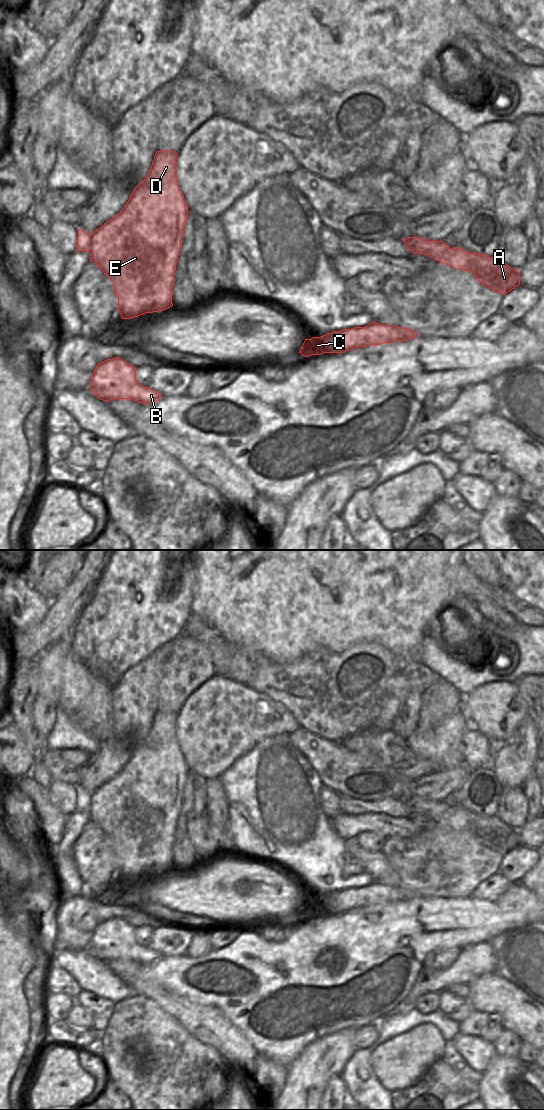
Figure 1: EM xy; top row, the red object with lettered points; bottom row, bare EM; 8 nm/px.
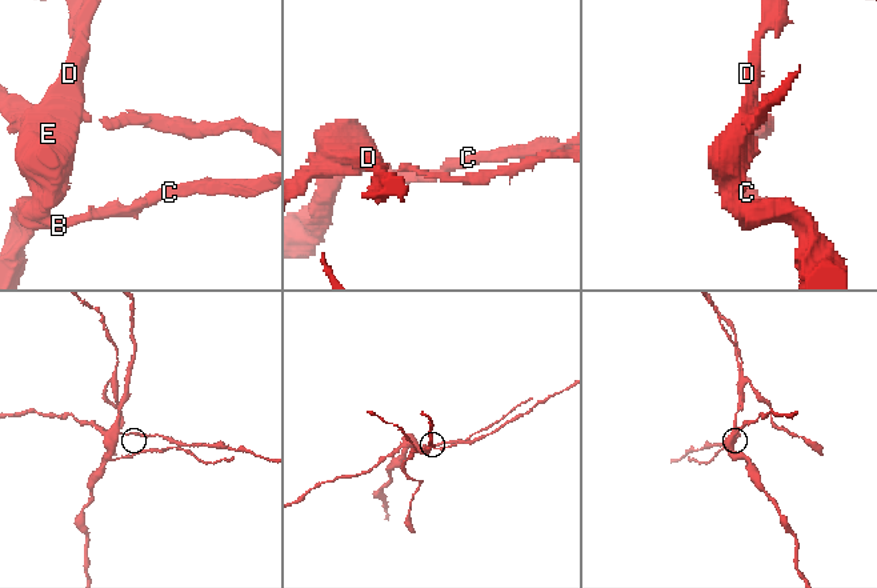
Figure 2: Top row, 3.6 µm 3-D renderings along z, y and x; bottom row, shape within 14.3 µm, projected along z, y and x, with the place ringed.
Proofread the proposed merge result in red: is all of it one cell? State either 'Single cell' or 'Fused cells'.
Fused cells

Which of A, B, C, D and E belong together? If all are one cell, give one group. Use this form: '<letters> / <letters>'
A / B C D E

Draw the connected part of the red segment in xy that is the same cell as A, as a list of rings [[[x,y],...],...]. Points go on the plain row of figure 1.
[[[419,797],[402,800],[411,813],[429,815],[445,825],[469,831],[482,845],[497,853],[505,855],[520,845],[518,829],[507,825],[498,815],[489,817],[479,813],[467,813],[459,807],[451,809],[443,801],[429,801]]]

